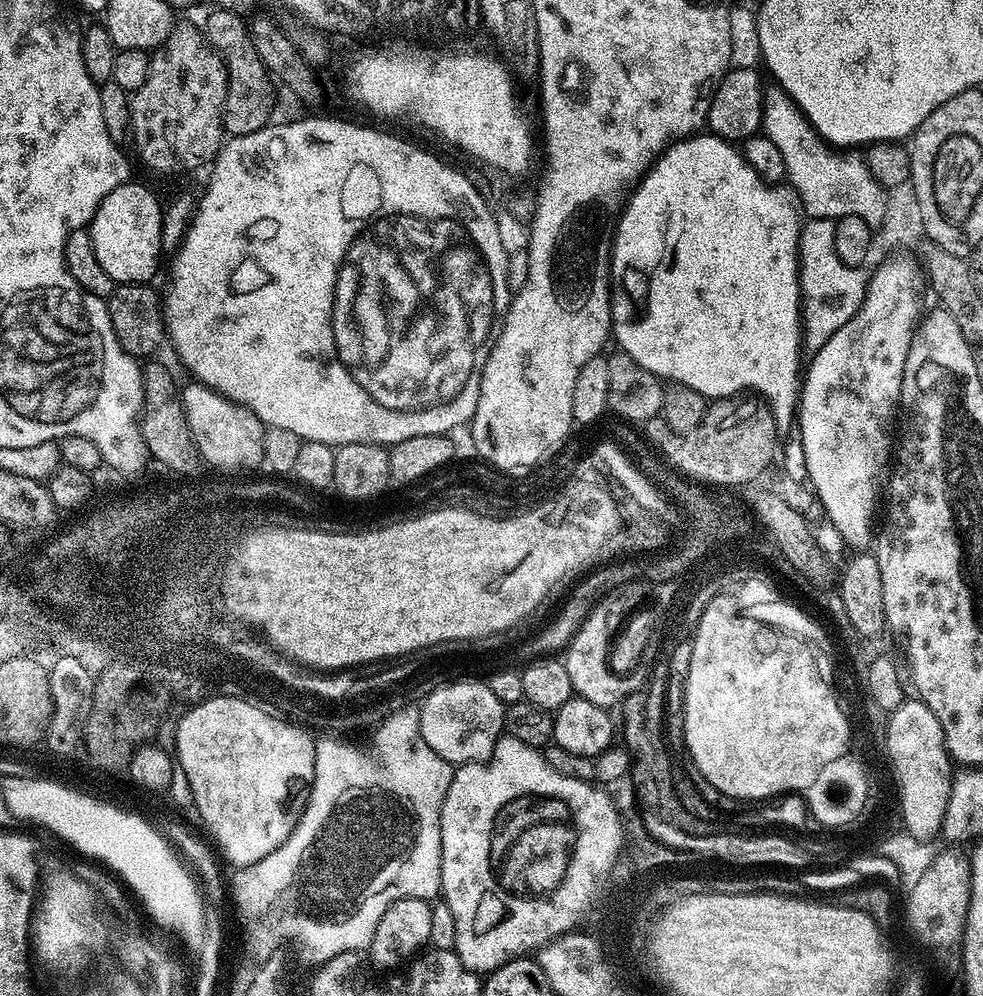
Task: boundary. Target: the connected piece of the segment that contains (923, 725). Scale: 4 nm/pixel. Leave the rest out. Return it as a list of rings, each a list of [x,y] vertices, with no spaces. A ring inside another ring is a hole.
[[[919,698],[905,699],[904,704],[892,711],[887,720],[886,735],[891,739],[892,757],[896,761],[897,773],[904,791],[904,809],[910,829],[909,835],[921,842],[932,842],[930,840],[940,836],[942,818],[946,814],[946,802],[950,802],[950,790],[954,779],[954,761],[948,754],[942,726],[938,718],[934,718],[934,710],[930,710],[930,706],[926,706]]]

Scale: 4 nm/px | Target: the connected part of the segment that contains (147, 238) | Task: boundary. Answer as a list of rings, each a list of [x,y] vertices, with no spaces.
[[[129,182],[120,184],[98,206],[98,210],[92,215],[90,225],[92,241],[94,242],[94,254],[98,254],[98,262],[106,274],[110,274],[113,282],[118,284],[146,284],[153,278],[156,267],[160,264],[160,247],[166,244],[164,238],[164,212],[160,208],[160,200],[144,184]]]

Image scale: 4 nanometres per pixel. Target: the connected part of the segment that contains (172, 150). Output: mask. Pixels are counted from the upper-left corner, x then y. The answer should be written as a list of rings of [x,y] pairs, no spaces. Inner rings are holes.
[[[177,27],[151,57],[146,83],[131,93],[128,102],[128,132],[137,158],[150,171],[164,176],[211,165],[226,140],[224,103],[228,75],[224,60],[209,46],[199,27]]]

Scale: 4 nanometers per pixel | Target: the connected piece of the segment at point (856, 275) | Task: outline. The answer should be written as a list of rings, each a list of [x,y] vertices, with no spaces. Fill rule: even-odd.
[[[809,219],[800,230],[800,298],[802,344],[815,354],[835,332],[842,330],[862,306],[868,292],[869,273],[863,267],[846,266],[834,250],[834,223]],[[809,223],[809,224],[808,224]]]

